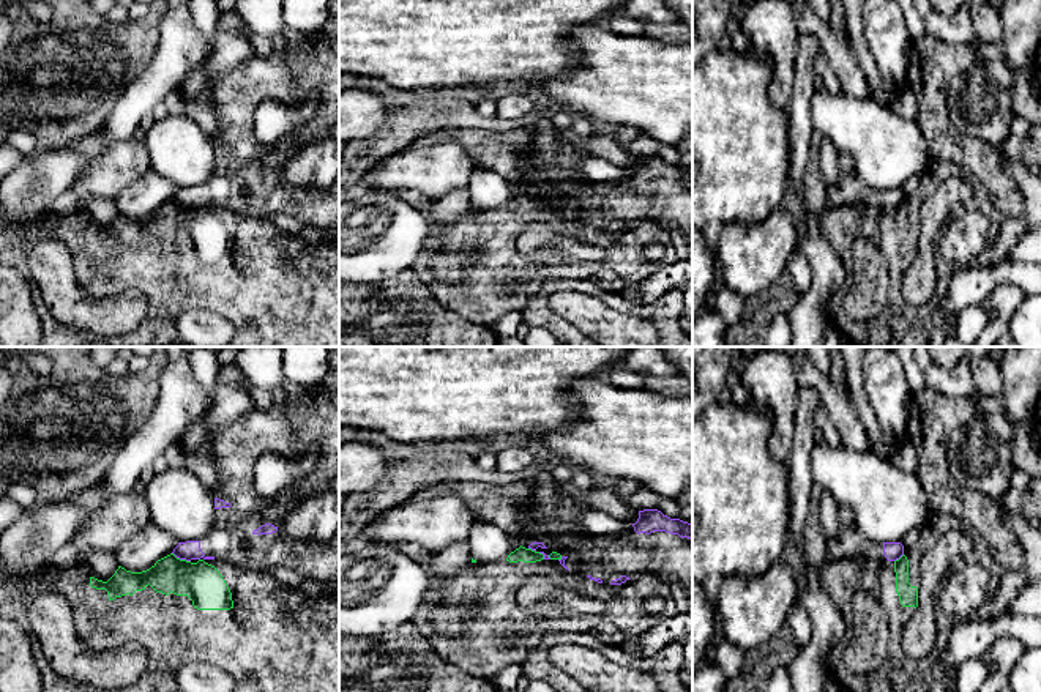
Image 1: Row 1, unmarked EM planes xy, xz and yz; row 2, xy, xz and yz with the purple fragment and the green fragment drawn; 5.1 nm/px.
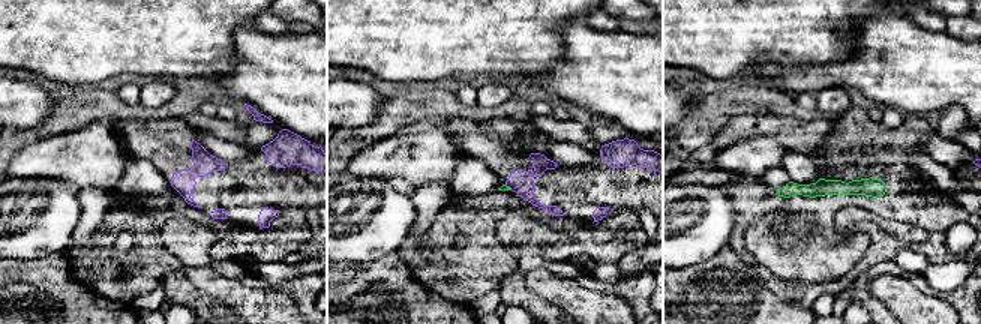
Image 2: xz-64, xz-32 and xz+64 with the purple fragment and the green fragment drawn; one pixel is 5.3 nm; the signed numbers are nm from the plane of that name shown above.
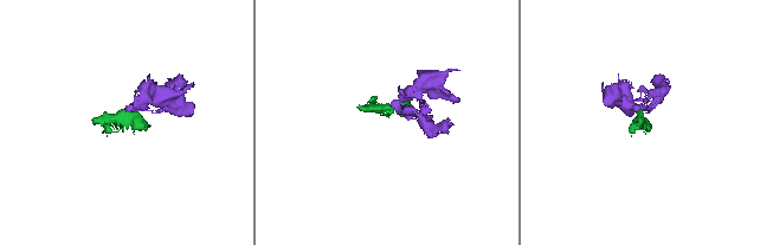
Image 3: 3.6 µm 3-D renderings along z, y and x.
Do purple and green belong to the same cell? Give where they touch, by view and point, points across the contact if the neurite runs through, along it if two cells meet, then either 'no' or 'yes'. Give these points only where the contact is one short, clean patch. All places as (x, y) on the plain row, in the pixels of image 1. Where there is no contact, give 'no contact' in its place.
meets purple in xy at (182, 205); border along xy (172, 199), (190, 208); no

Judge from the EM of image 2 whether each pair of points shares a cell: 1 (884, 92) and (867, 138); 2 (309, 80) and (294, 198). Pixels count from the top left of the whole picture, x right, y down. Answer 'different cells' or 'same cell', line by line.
1: different cells
2: different cells

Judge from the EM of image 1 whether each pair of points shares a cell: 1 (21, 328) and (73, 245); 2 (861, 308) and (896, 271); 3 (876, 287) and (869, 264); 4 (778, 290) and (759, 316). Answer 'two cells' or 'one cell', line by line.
1: two cells
2: two cells
3: one cell
4: one cell

